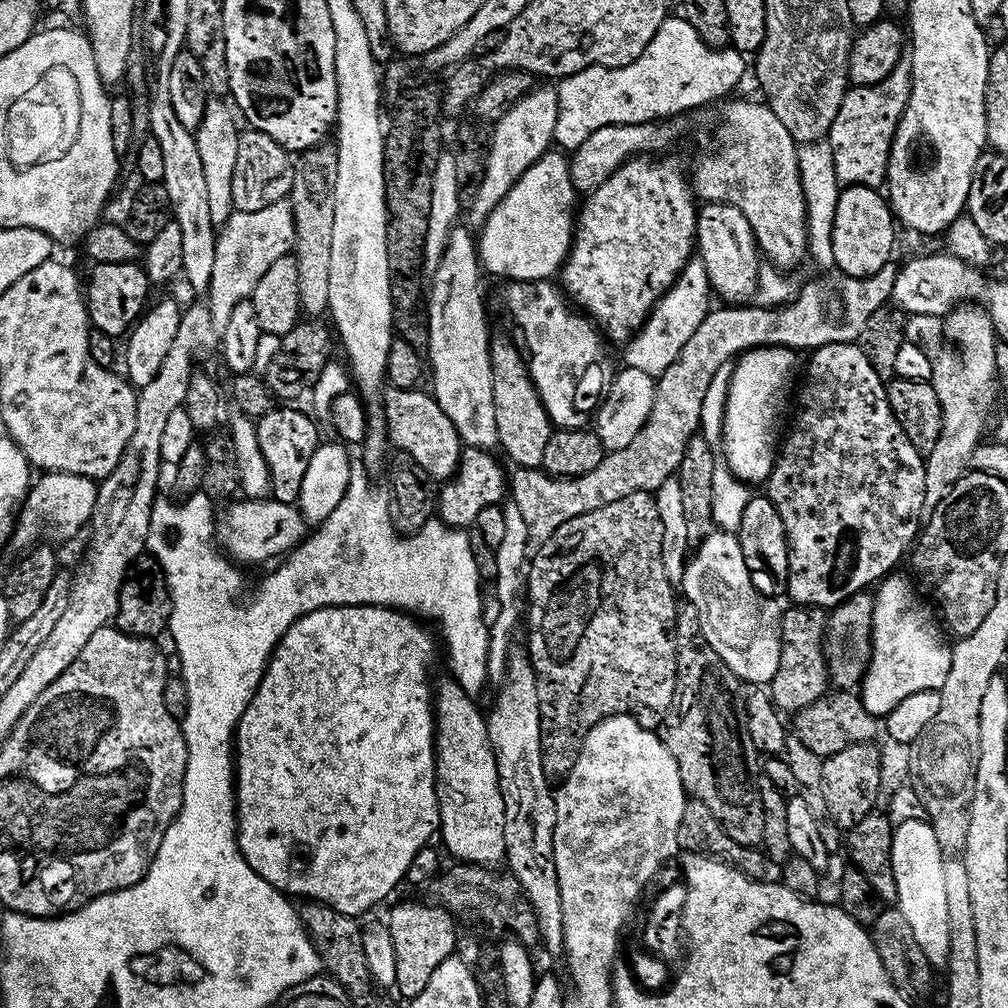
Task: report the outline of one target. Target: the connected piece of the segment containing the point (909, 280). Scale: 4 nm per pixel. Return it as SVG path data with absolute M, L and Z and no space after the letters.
M920 256L900 268L894 282L892 300L895 307L908 316L938 316L944 318L953 309L965 302L980 302L984 296L984 275L979 268L962 262L958 258L941 256Z

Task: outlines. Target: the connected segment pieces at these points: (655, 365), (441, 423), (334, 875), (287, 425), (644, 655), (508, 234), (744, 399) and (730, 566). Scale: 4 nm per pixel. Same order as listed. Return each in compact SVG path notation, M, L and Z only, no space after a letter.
M694 256L688 261L682 275L676 280L675 286L656 304L641 331L628 342L625 349L627 351L625 365L641 370L642 373L649 374L657 380L663 377L666 371L670 370L670 366L681 356L686 343L694 338L694 333L712 311L710 298L713 299L713 296L705 260Z
M392 388L383 400L384 416L388 419L389 441L395 447L397 444L403 455L411 456L417 469L425 477L433 476L439 482L453 479L460 468L460 459L464 456L466 445L460 439L454 422L446 416L434 395L427 391L424 393L424 390Z
M320 608L317 612L311 612L302 617L292 629L280 639L280 645L268 663L268 672L262 678L258 694L254 702L246 710L238 729L238 839L240 852L246 858L246 862L266 882L270 882L280 892L289 897L305 896L308 902L328 904L334 910L338 910L347 916L363 917L363 912L376 908L396 887L405 883L410 862L418 855L418 850L429 847L433 843L432 835L437 835L440 827L440 793L436 783L436 714L434 711L434 680L432 684L432 659L436 656L436 644L432 636L423 628L425 625L419 619L405 614L394 608Z
M276 406L261 418L256 429L266 466L270 466L272 496L280 504L295 505L300 498L302 478L306 478L306 470L310 470L310 462L322 443L315 422L306 413L295 412L292 406Z
M639 492L638 494L630 494L630 498L622 498L622 502L610 502L610 506L602 506L602 510L594 510L590 514L582 514L582 518L574 518L570 522L566 522L561 526L552 537L548 539L541 548L538 549L538 555L536 561L534 559L530 564L530 571L526 576L526 600L530 605L532 603L532 609L530 607L526 612L526 620L532 623L532 628L534 631L540 635L540 640L544 643L544 648L536 648L533 652L530 652L530 659L532 661L533 669L536 672L537 678L537 688L538 688L538 698L541 704L541 748L542 748L542 758L544 759L545 774L549 778L555 778L555 776L560 776L559 778L567 778L571 772L574 770L574 766L578 762L578 758L582 754L582 746L586 742L586 738L590 734L590 730L594 730L594 726L598 726L603 720L608 720L612 716L634 716L640 721L643 728L650 728L653 730L659 729L665 723L666 717L673 711L674 705L678 699L678 681L676 679L676 653L678 651L677 641L674 639L672 641L672 636L668 632L672 632L676 628L676 594L678 596L677 589L672 586L669 578L666 578L665 567L662 564L662 519L658 512L658 502L656 501L655 495L650 492Z
M550 150L538 162L534 162L534 166L530 166L530 170L526 170L526 174L522 174L522 178L514 186L514 190L510 190L510 194L506 194L506 198L494 210L494 214L488 216L488 221L482 225L484 232L478 236L479 260L483 271L488 272L492 276L501 276L504 282L534 282L535 280L551 281L552 275L559 273L564 265L568 263L568 255L572 253L572 241L576 238L576 230L578 227L578 204L576 208L576 199L578 193L571 176L571 163L569 157L560 150Z
M753 348L735 361L732 383L728 385L728 404L724 408L722 441L723 459L737 481L757 486L772 479L778 459L776 419L786 415L788 403L791 400L793 403L799 372L801 375L802 356L791 348Z
M716 530L701 542L698 551L687 562L682 592L688 595L690 603L696 607L700 615L700 628L704 631L703 643L708 644L734 670L734 674L745 685L771 685L773 678L780 670L782 646L780 645L780 622L782 608L772 600L767 600L756 589L754 573L748 568L746 558L742 554L739 535Z

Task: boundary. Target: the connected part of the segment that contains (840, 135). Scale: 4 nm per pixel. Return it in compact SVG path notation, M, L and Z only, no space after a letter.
M906 52L885 82L880 82L878 86L849 89L828 139L834 150L835 173L843 187L878 190L887 183L892 140L908 109L912 88L913 58L911 53Z

